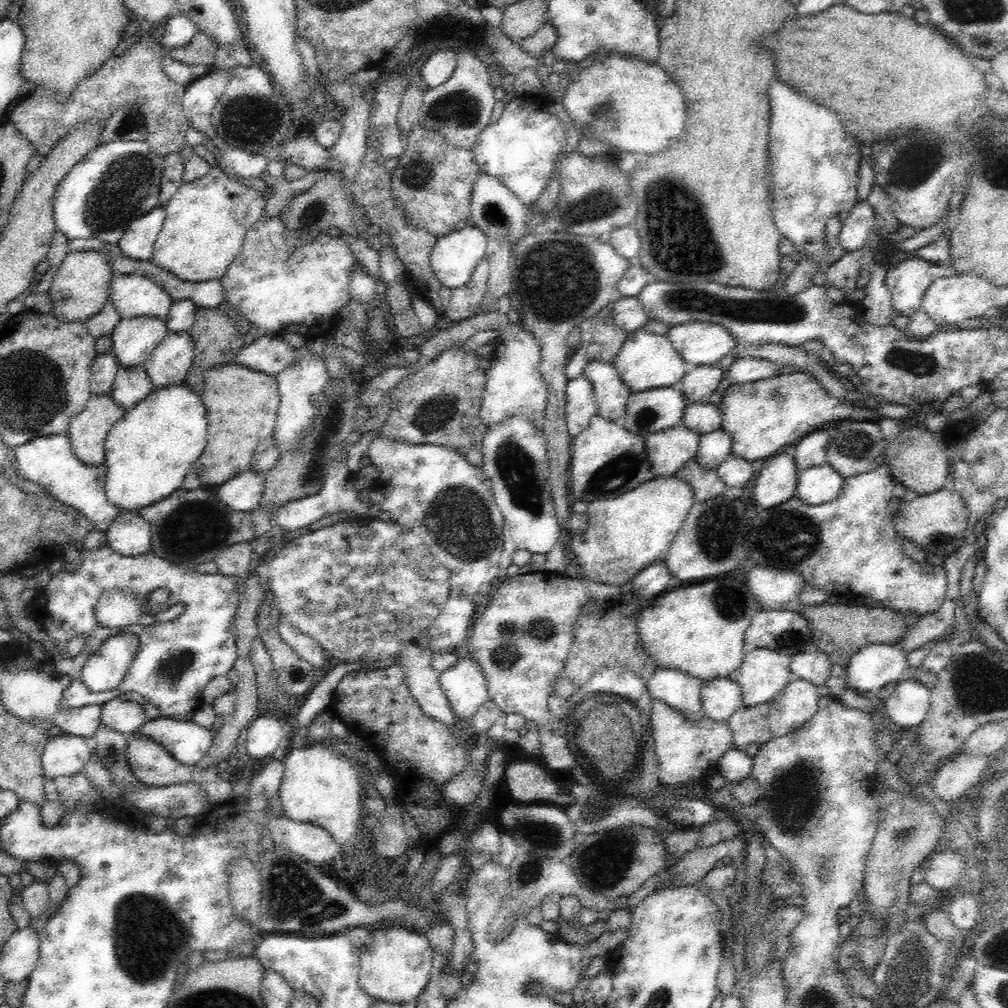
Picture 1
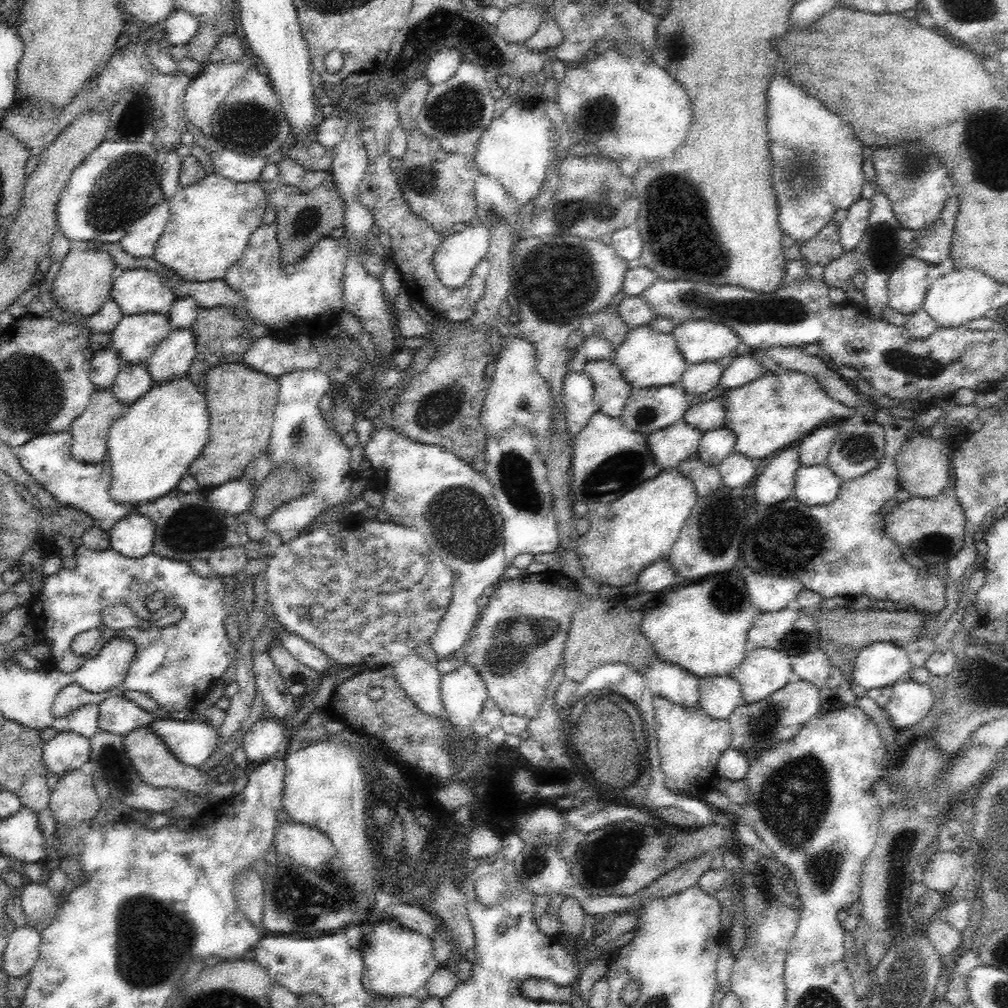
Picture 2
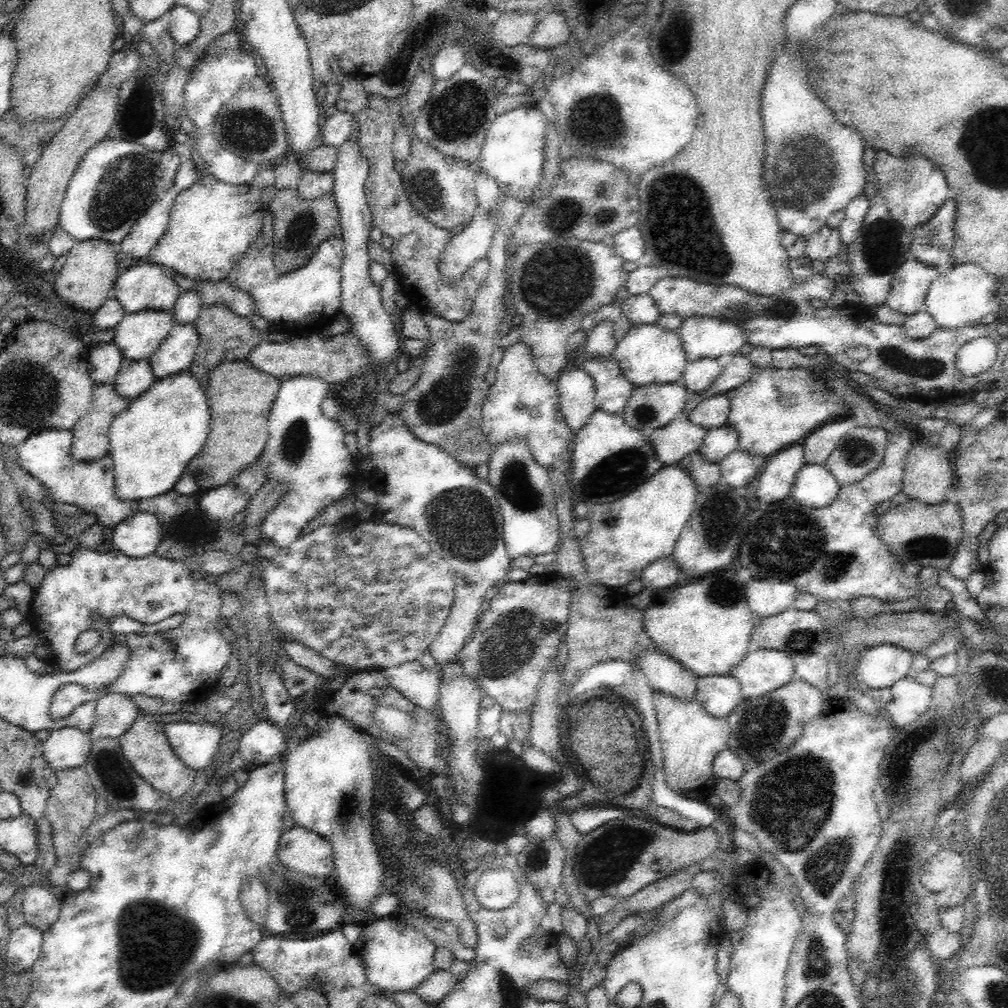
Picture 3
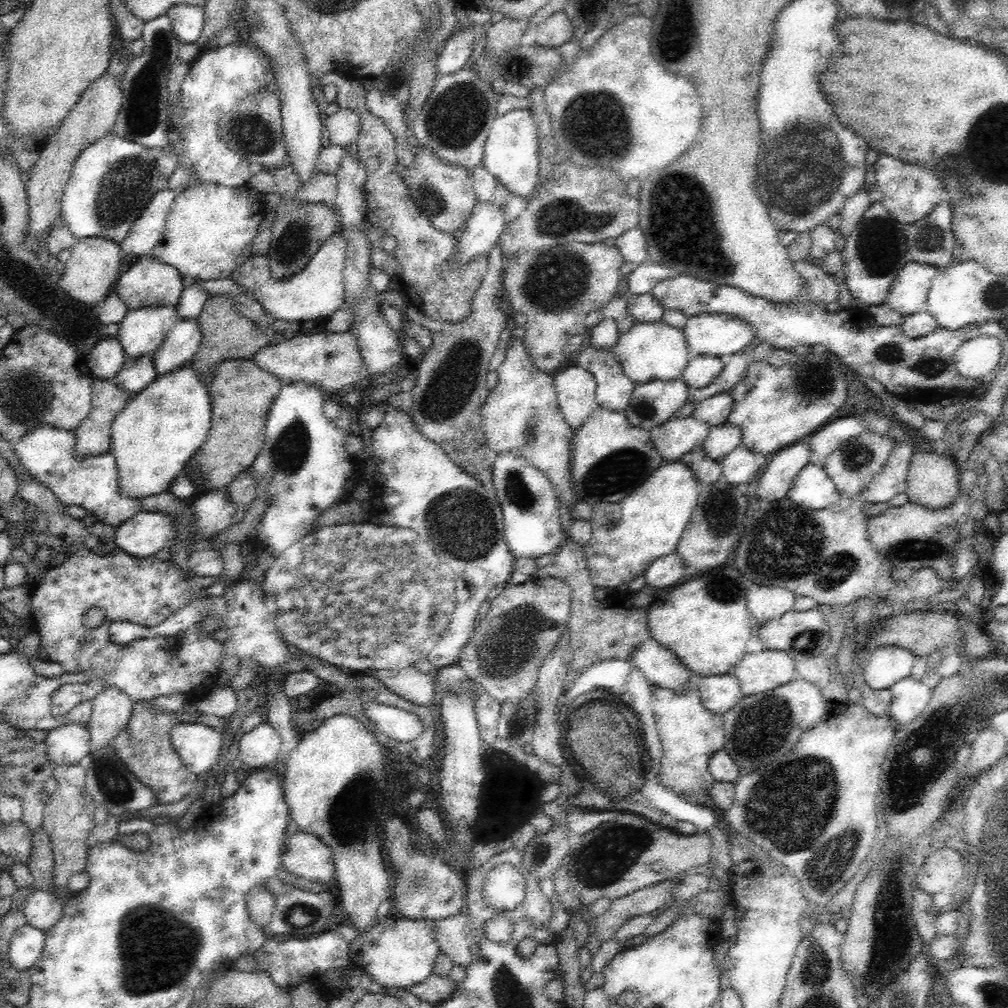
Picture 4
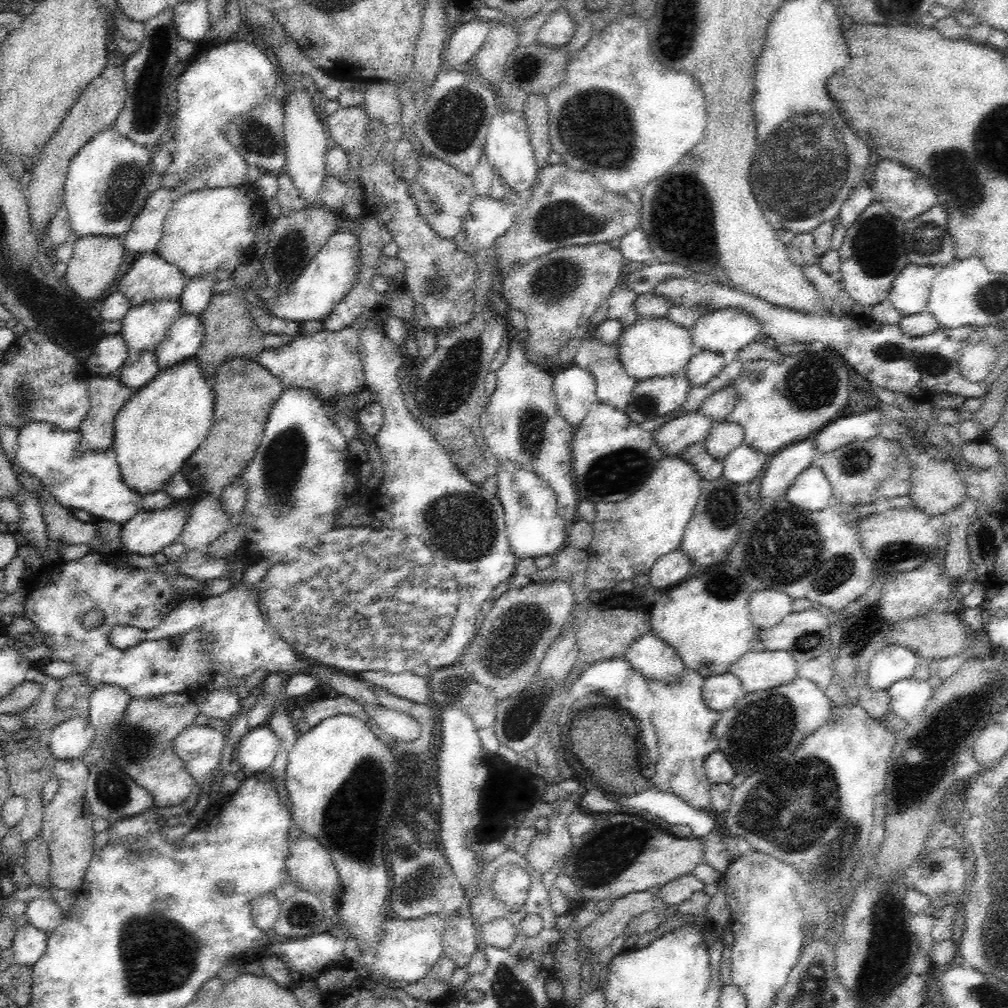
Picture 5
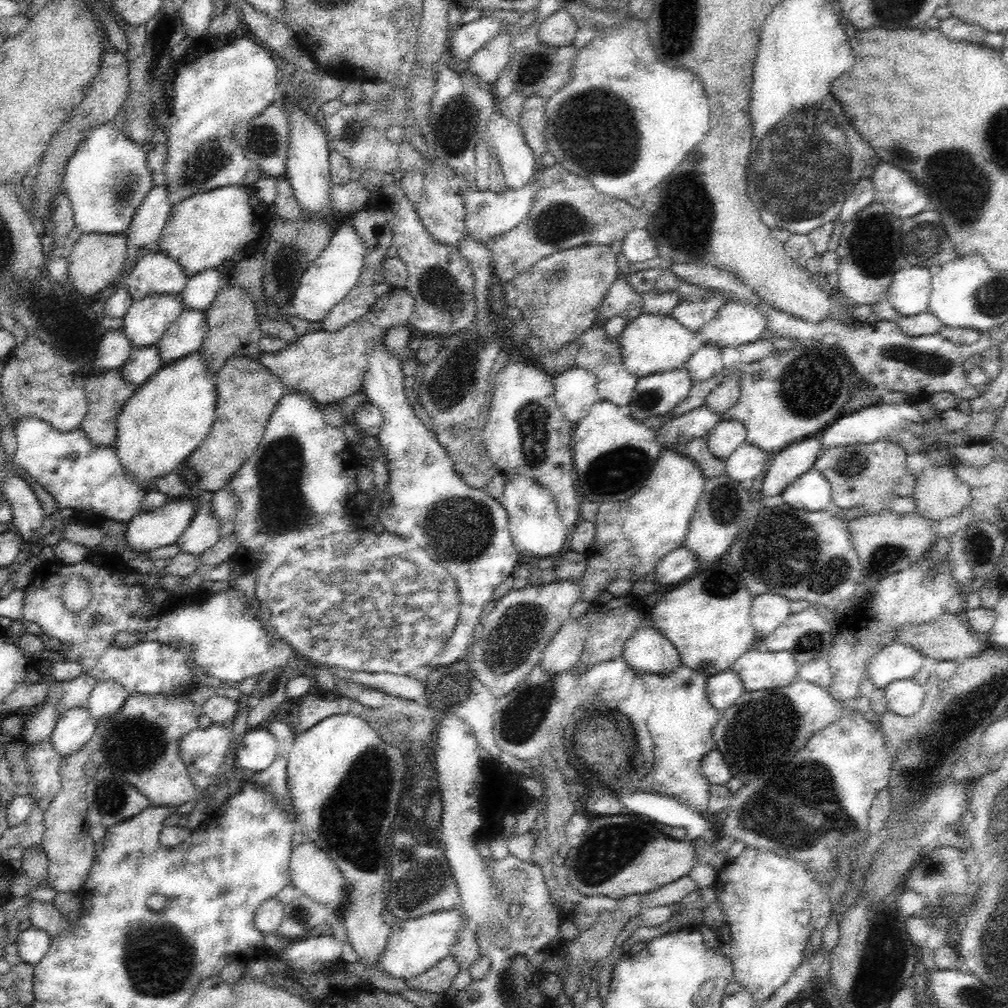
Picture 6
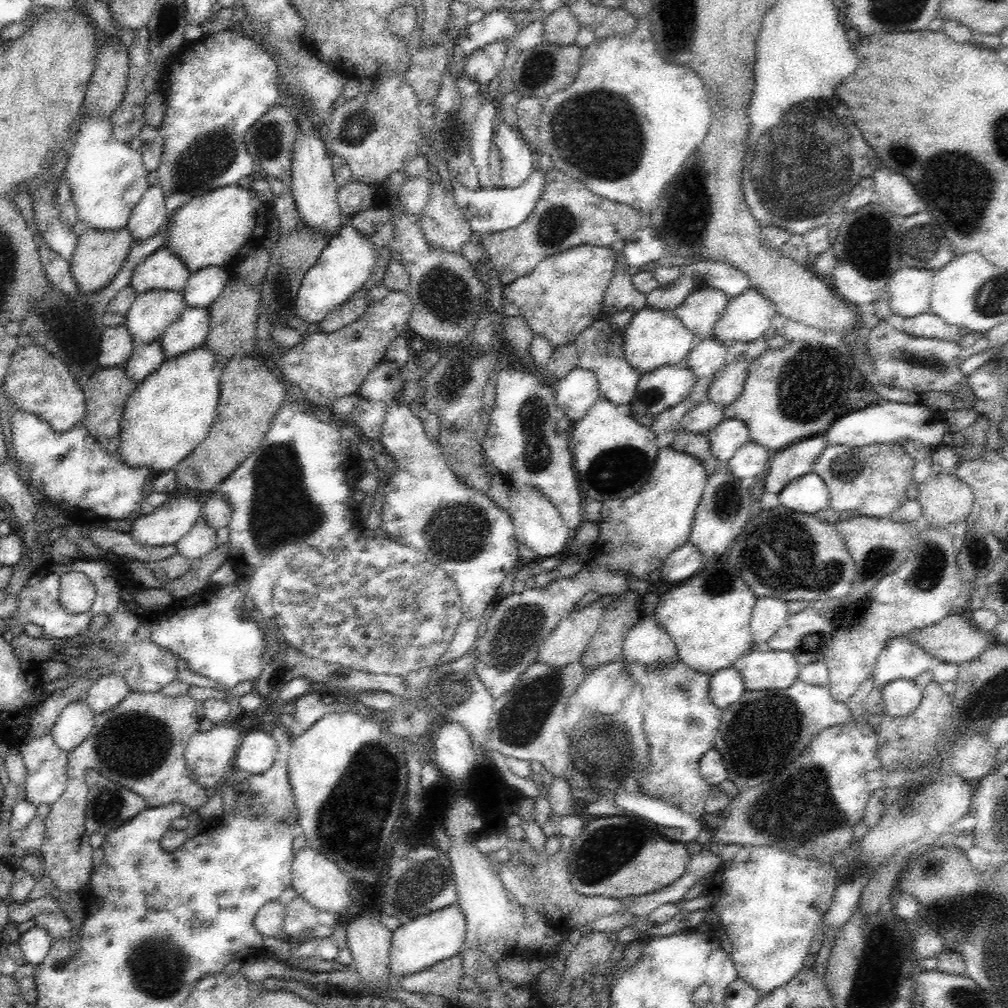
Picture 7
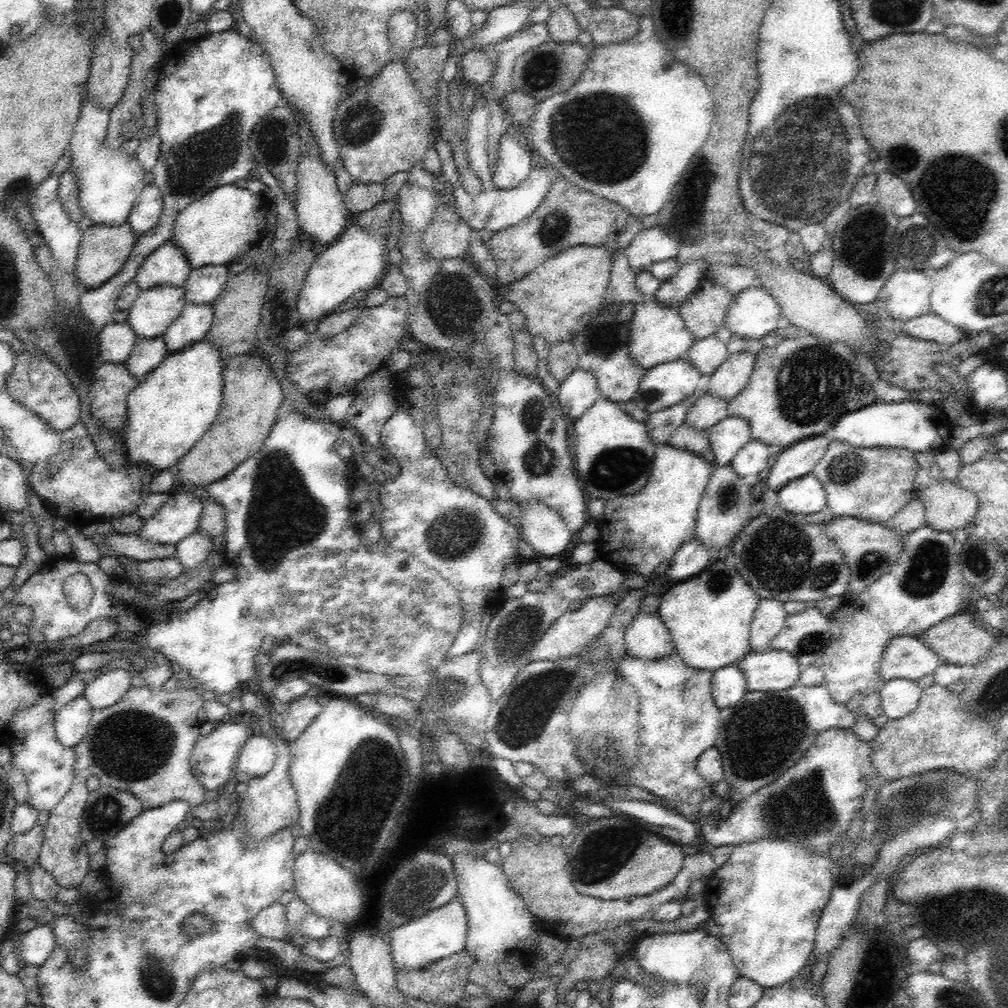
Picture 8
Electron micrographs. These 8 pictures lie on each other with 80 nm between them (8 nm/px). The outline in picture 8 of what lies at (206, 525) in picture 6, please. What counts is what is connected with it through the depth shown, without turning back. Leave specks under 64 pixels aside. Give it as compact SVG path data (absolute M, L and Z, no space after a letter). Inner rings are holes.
M199 528L185 536L178 544L175 544L175 557L180 561L183 570L198 566L202 560L206 560L211 552L216 551L212 536L208 536Z

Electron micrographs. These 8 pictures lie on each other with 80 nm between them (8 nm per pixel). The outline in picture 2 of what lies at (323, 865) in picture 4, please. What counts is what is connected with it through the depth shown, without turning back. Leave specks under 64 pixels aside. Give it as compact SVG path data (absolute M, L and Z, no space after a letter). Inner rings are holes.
M294 821L276 824L273 847L296 865L310 866L314 871L336 854L334 844L324 831Z

